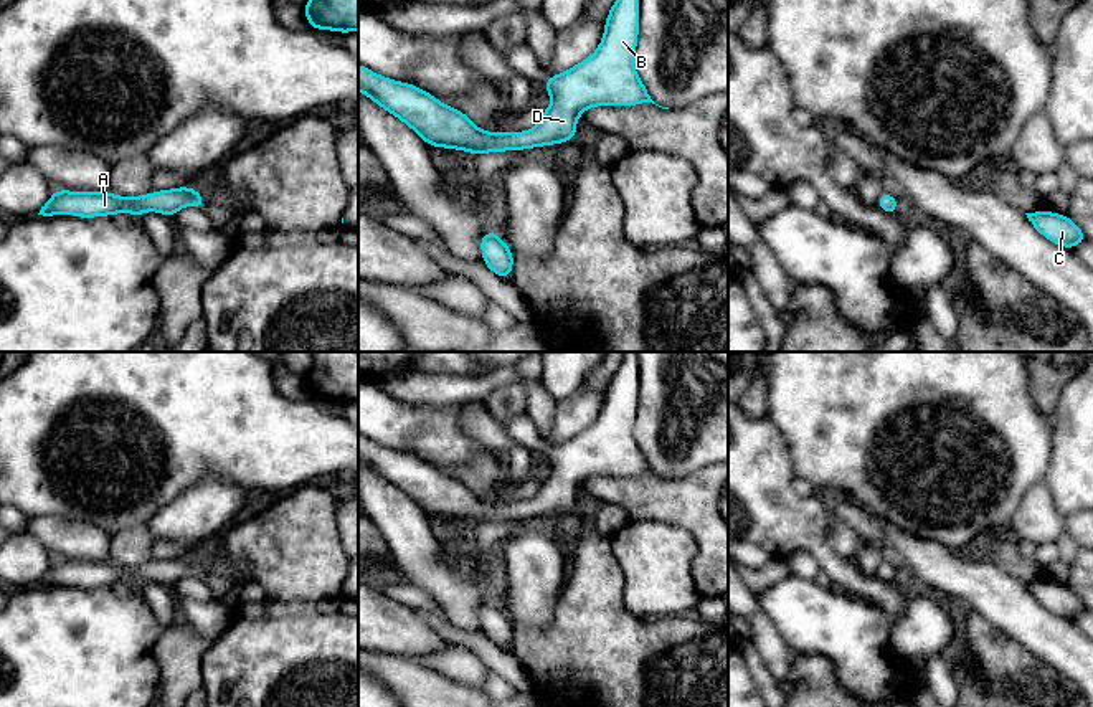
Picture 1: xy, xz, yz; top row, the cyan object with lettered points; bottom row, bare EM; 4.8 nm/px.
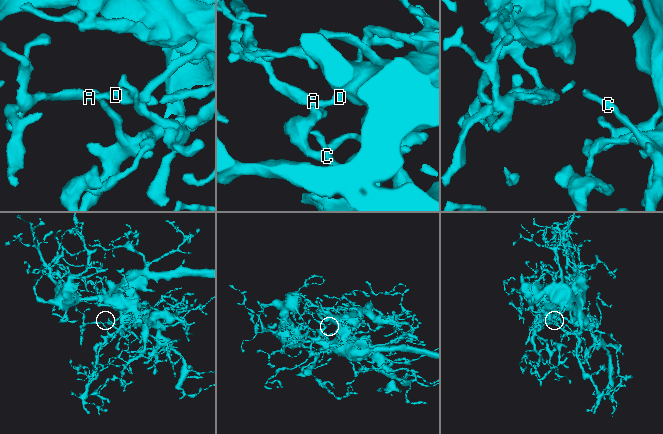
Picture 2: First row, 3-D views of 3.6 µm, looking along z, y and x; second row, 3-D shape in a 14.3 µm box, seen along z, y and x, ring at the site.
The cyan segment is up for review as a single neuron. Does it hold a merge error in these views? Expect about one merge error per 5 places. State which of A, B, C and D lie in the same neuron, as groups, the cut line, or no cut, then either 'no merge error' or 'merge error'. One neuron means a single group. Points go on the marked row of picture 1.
A B C D | no cut | no merge error

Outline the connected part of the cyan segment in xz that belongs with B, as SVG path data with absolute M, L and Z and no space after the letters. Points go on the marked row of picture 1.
M616 0L598 50L545 81L551 102L538 124L523 132L484 132L459 109L414 84L383 78L358 64L358 91L411 127L428 145L487 152L523 150L575 139L576 119L594 106L655 104L634 69L639 0Z

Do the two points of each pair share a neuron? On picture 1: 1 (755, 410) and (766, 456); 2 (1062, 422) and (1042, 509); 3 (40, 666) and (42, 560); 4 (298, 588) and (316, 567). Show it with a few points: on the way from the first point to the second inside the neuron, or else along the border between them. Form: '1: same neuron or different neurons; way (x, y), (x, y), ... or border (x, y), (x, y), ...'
1: different neurons; border (745, 413), (763, 417)
2: different neurons; border (1044, 481), (1054, 506), (1064, 516)
3: different neurons; border (37, 583), (17, 588)
4: same neuron; way (299, 583), (311, 572)

